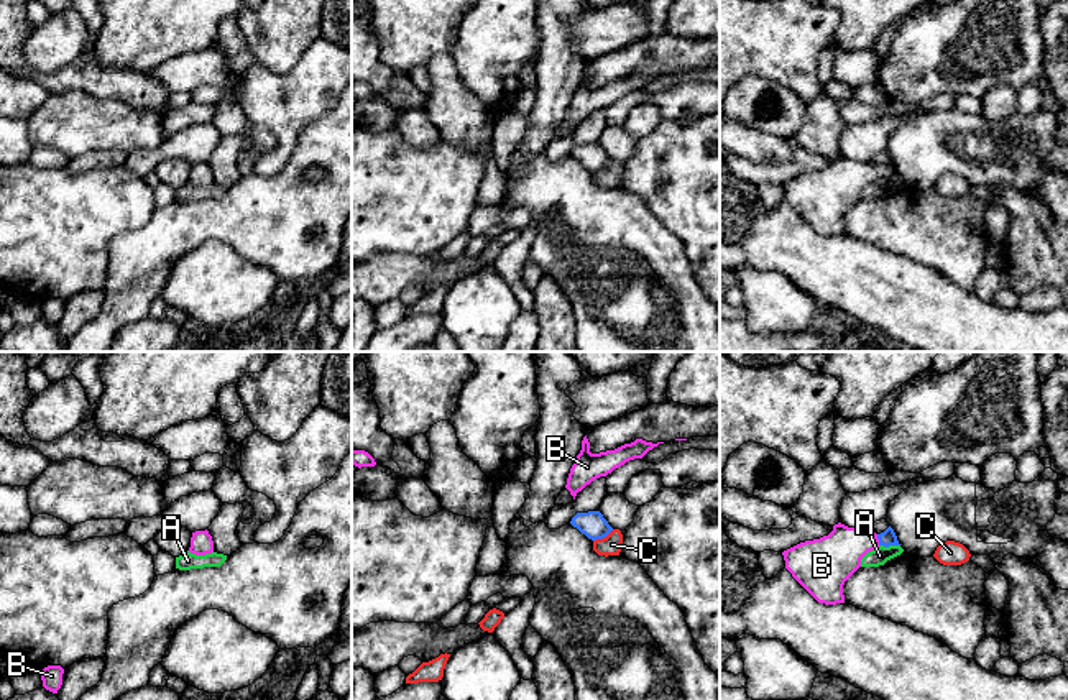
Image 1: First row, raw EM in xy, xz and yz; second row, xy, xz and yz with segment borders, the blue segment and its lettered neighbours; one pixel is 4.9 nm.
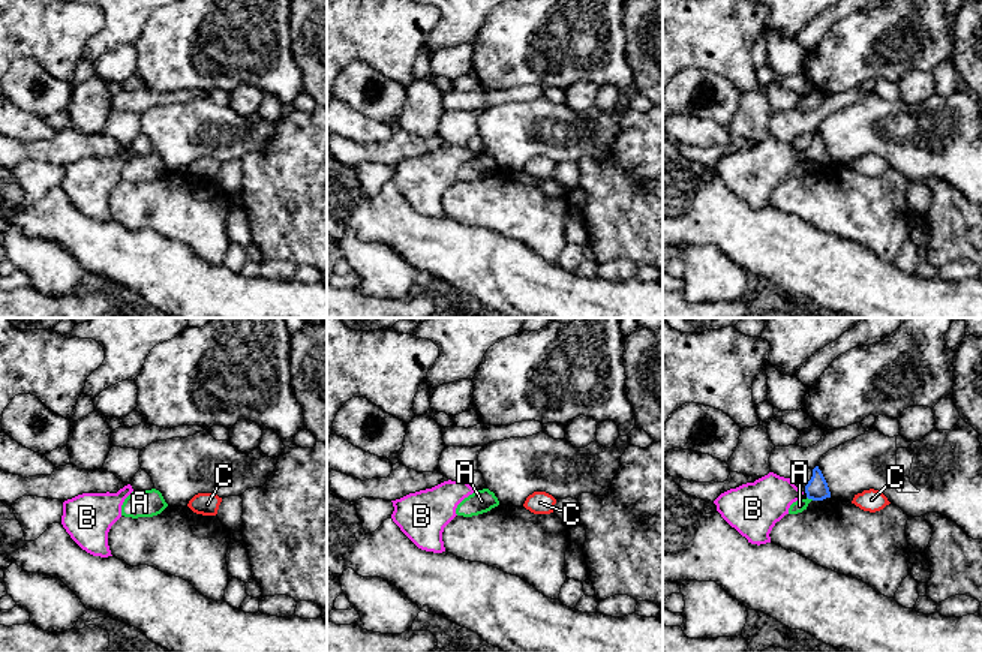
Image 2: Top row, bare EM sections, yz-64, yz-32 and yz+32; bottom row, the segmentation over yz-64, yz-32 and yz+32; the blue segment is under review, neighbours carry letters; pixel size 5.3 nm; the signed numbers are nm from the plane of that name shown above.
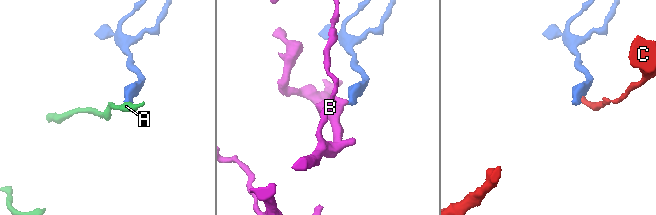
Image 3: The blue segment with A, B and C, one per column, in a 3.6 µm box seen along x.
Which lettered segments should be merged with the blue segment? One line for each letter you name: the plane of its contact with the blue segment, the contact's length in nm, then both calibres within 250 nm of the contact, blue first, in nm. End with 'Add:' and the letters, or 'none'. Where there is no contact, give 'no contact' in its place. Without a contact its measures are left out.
B: contact in yz; length 60 nm; calibres 80 and 240 nm
Add: B

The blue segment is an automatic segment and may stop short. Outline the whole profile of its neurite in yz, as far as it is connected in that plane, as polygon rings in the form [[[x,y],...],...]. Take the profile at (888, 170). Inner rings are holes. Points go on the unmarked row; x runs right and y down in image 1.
[[[833,158],[828,168],[800,174],[782,184],[785,200],[818,233],[845,235],[843,217],[861,199],[861,191],[884,177],[900,177],[894,161],[884,164]]]

